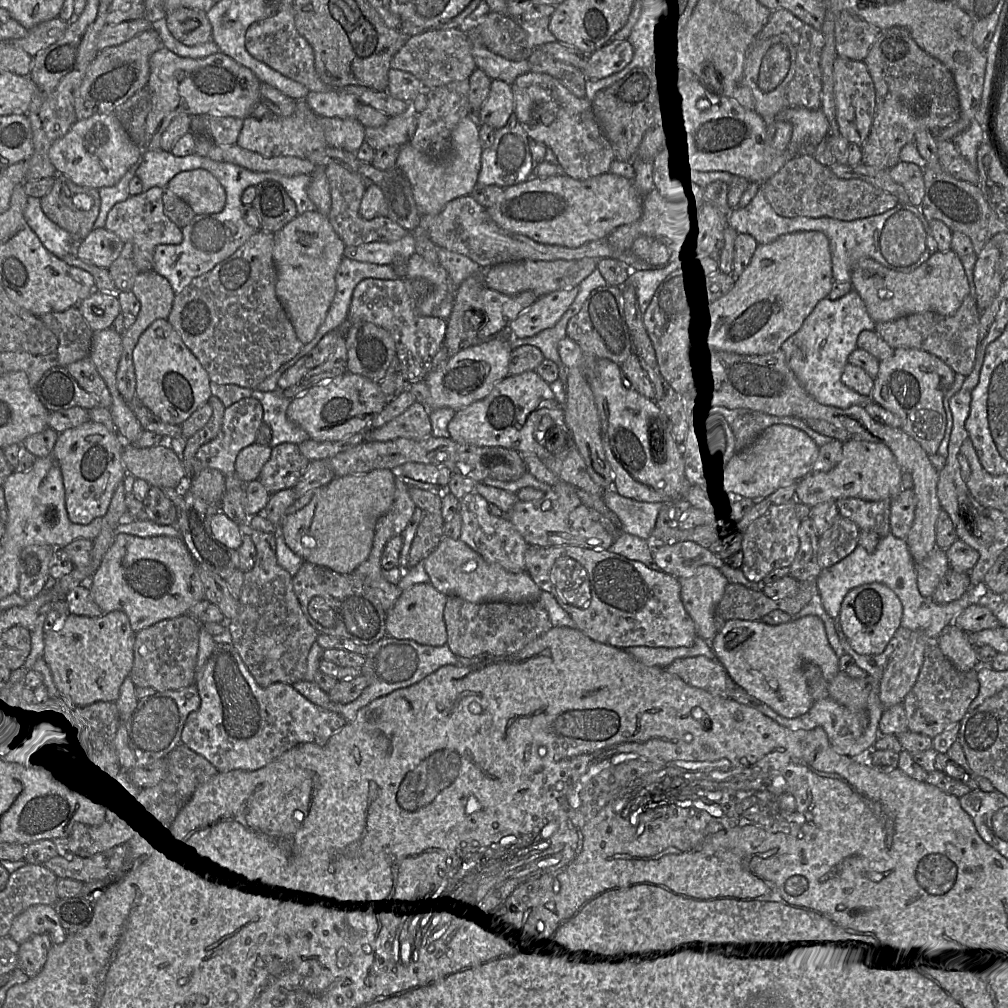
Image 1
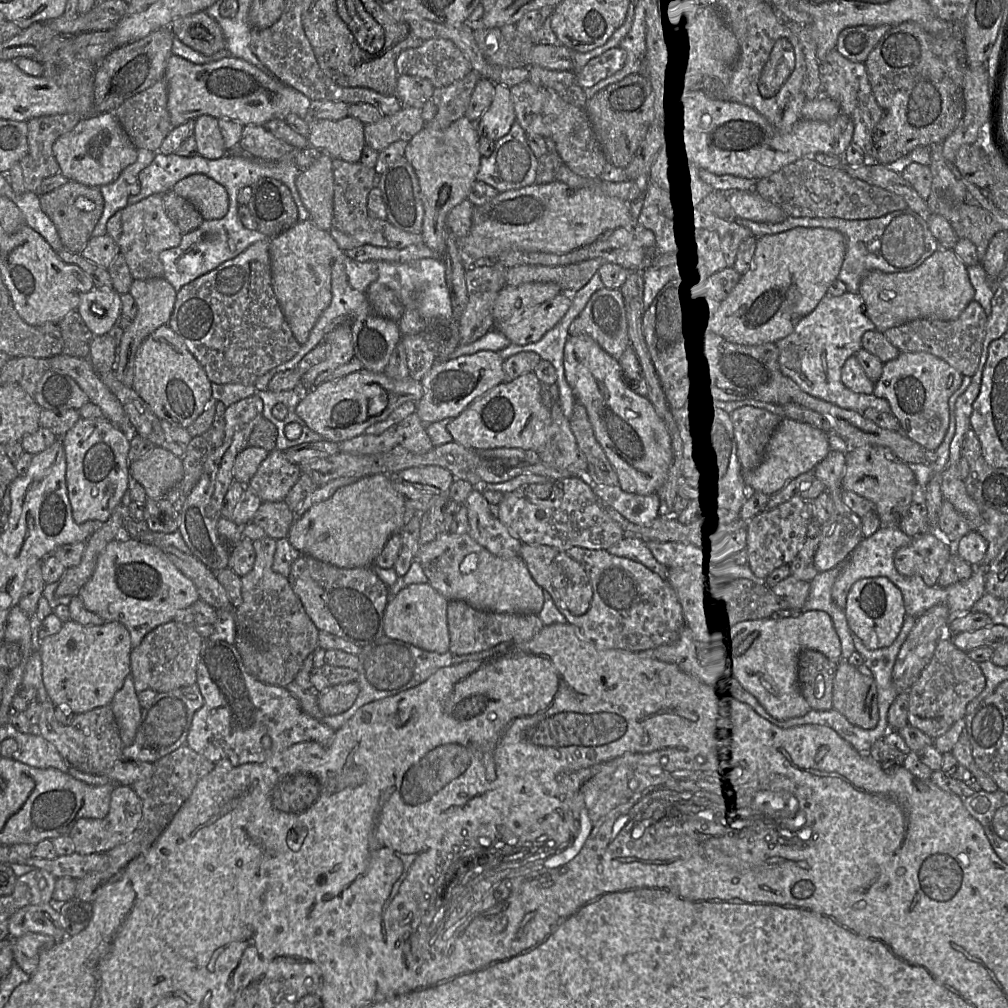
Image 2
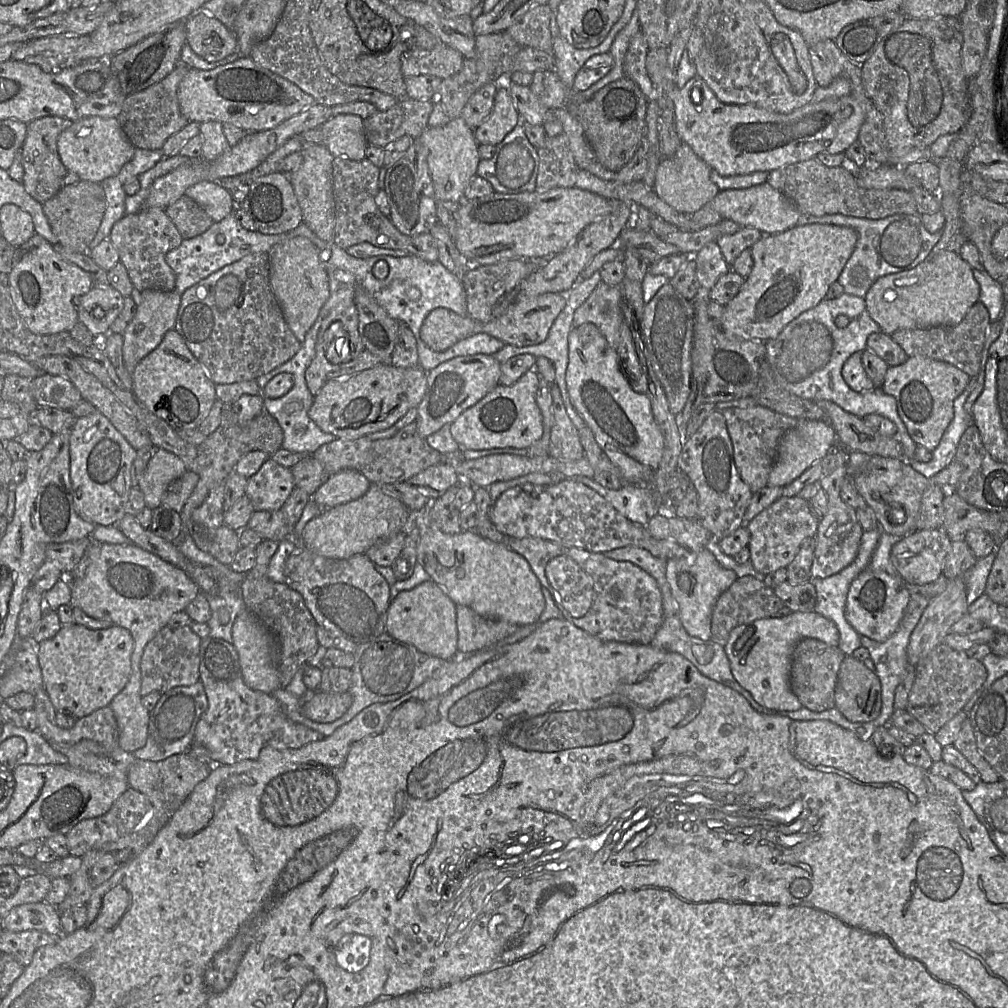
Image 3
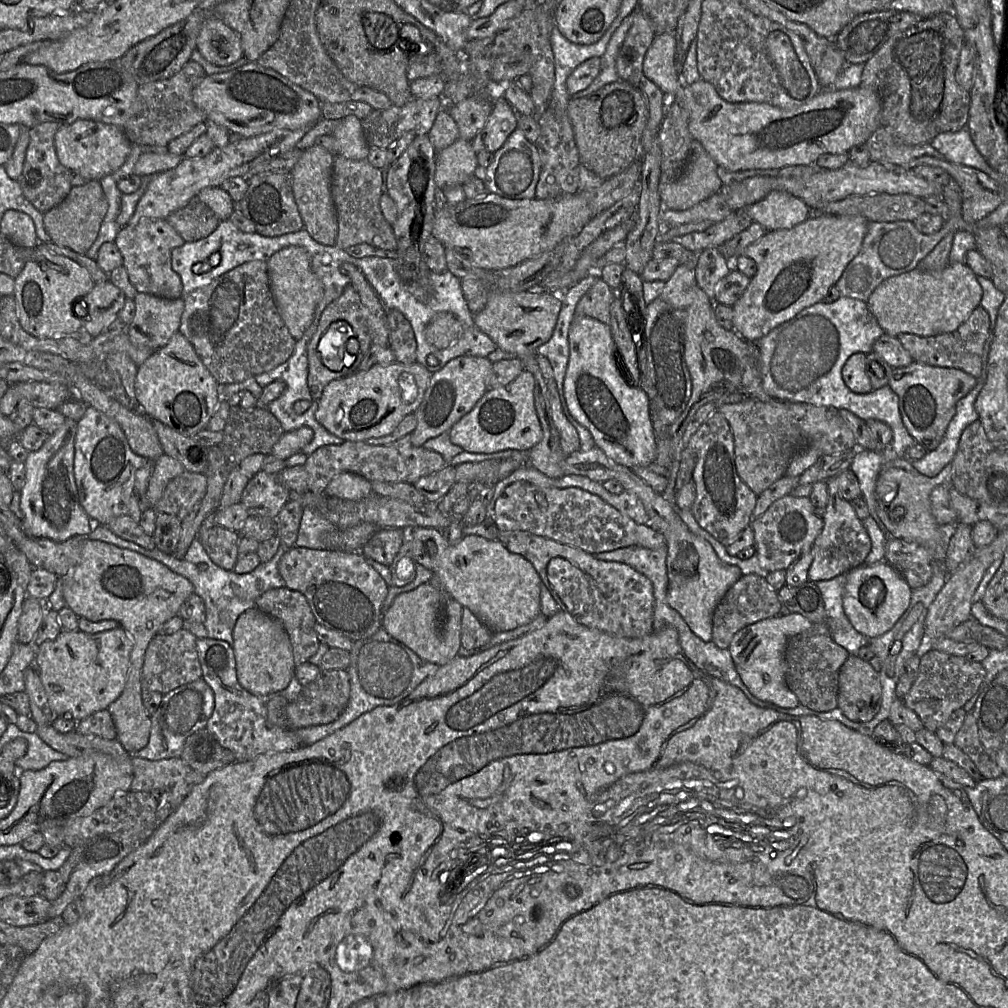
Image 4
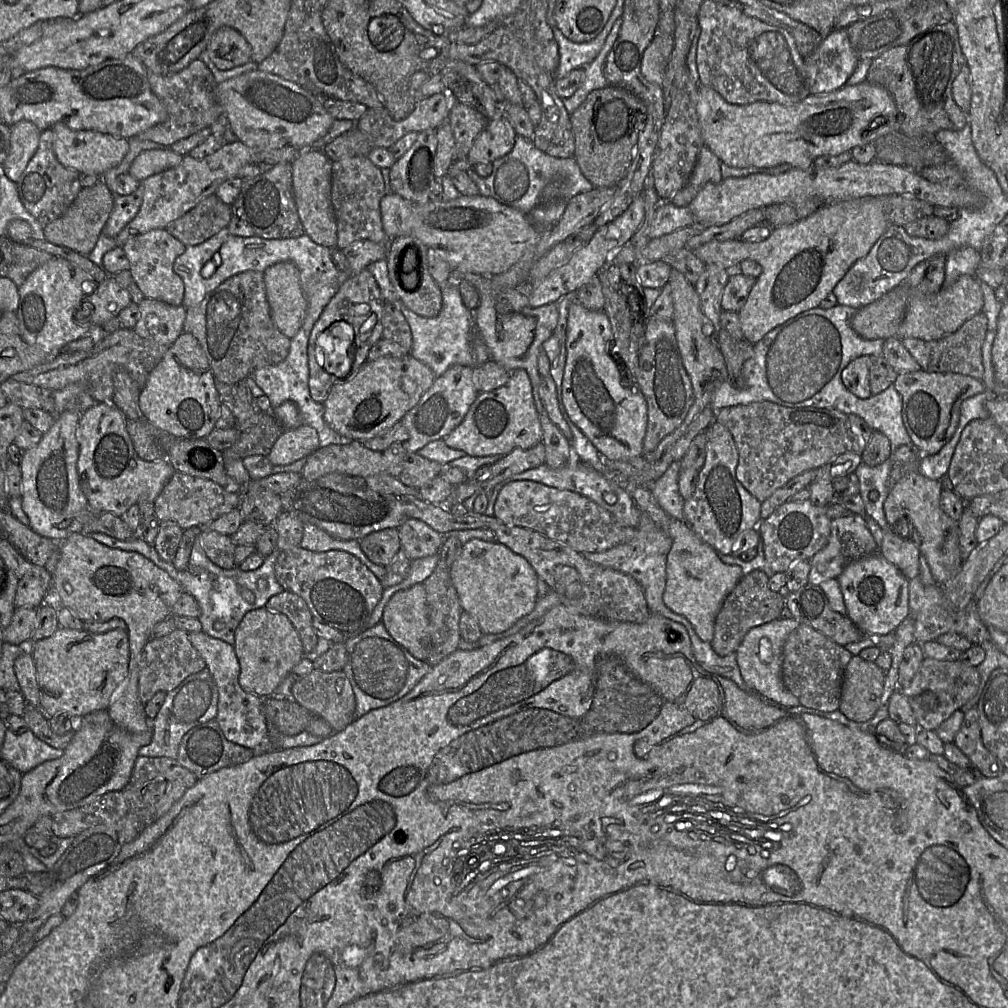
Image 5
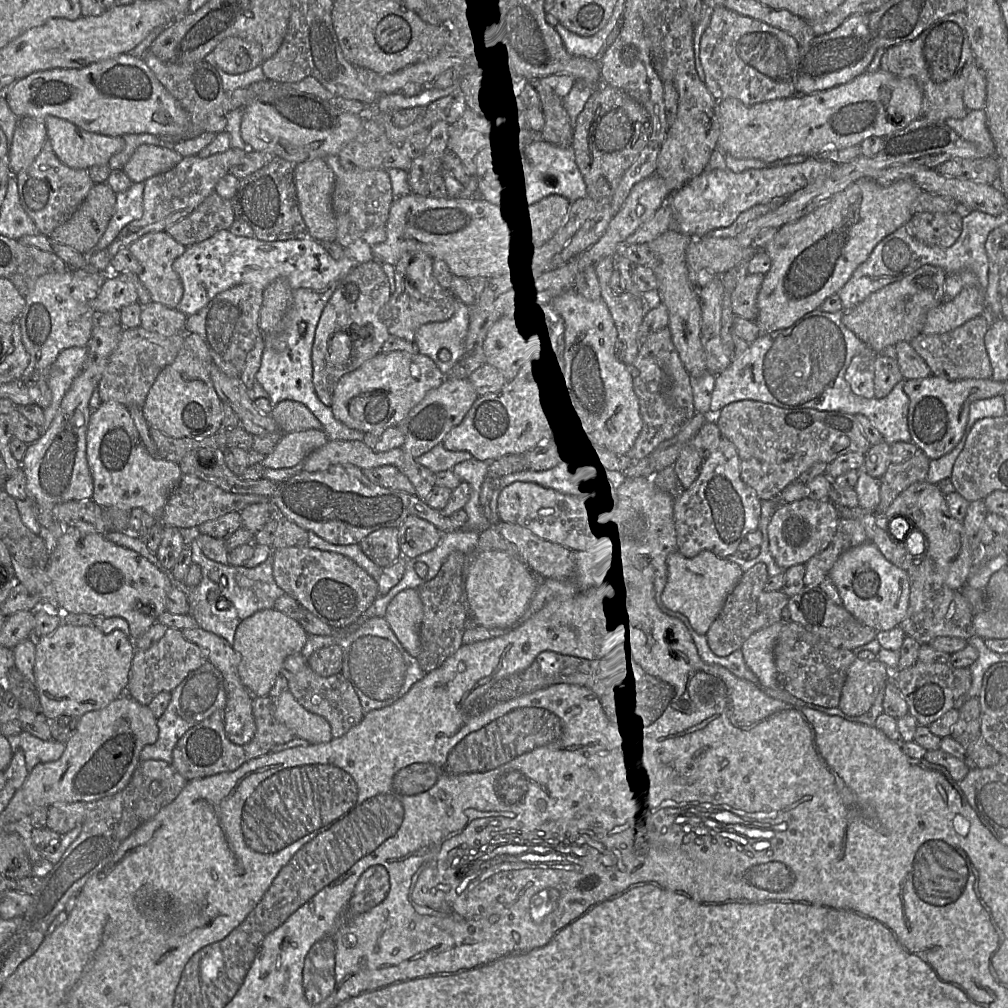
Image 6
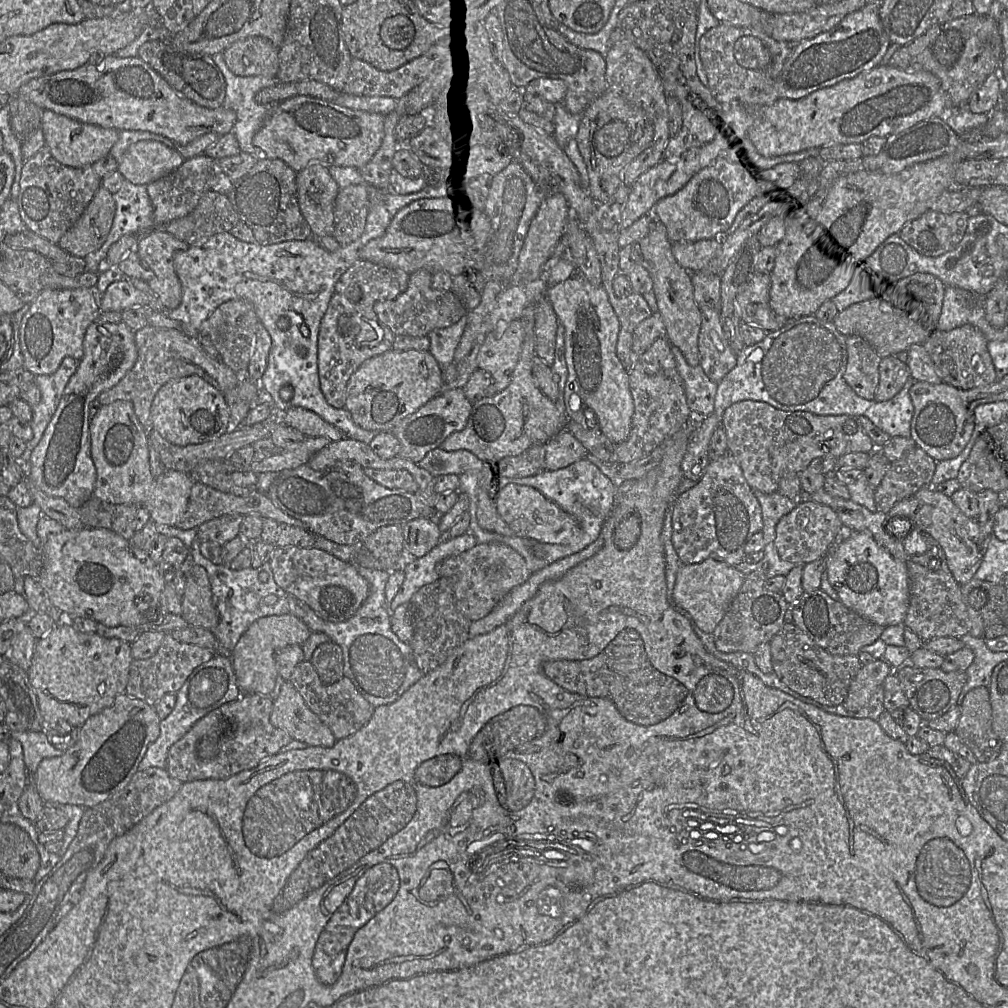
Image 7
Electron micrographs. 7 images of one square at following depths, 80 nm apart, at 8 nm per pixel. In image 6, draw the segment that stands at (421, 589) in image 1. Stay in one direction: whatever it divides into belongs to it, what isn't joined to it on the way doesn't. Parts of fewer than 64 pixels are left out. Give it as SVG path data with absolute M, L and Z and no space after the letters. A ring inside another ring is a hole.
M405 589L395 595L384 618L403 648L416 658L420 653L419 630L423 619L423 604L417 589Z

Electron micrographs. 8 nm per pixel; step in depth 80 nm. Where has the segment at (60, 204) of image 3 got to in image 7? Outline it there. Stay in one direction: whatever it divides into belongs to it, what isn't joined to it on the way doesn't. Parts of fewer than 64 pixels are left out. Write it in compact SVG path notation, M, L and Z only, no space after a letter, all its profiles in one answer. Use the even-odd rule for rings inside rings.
M101 185L83 214L57 245L70 255L84 258L104 244L114 215L113 196Z

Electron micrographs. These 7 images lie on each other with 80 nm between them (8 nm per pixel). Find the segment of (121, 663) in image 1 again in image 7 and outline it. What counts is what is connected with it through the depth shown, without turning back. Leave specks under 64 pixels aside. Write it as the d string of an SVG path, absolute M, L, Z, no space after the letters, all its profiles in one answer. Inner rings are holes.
M68 620L57 622L50 632L37 639L32 663L27 671L46 726L66 719L81 727L89 717L110 707L116 696L125 692L132 661L131 643L118 638L106 638L97 632L80 631Z

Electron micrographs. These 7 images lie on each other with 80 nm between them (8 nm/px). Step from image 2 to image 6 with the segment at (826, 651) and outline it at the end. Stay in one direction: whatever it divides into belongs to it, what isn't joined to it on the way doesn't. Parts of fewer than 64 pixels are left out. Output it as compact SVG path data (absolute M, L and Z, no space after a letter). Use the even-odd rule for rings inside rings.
M779 621L756 631L741 647L748 668L766 688L775 688L779 685L774 648L784 624L785 622Z

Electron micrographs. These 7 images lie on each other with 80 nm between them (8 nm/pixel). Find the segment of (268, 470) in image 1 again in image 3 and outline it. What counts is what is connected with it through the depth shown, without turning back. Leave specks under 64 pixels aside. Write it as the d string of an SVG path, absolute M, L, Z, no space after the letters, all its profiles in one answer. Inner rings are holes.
M268 458L253 476L248 478L245 495L254 511L280 510L294 489L290 468Z

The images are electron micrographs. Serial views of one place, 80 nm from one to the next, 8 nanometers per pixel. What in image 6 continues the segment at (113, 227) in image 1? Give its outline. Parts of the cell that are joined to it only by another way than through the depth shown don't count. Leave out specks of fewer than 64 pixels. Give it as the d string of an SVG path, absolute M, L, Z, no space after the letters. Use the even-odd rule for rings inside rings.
M160 231L143 235L130 244L128 249L142 266L142 272L138 277L149 291L152 301L177 309L183 296L183 285L173 270L173 263L185 252L186 247L173 239L166 231Z

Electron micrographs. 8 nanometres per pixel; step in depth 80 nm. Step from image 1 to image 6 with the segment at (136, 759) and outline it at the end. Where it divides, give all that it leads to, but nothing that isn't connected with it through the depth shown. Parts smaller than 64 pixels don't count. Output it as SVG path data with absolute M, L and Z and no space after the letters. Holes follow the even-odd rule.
M209 661L194 670L173 690L171 699L165 712L157 719L158 738L154 744L146 745L140 753L140 762L145 760L162 760L169 764L172 763L173 749L179 739L192 727L202 722L218 709L224 709L227 696L224 678L221 672Z

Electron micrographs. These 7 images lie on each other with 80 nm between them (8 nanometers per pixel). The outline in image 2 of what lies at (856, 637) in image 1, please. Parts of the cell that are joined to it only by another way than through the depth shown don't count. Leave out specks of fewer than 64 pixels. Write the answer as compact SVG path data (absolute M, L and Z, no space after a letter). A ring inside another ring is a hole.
M887 577L860 579L848 593L845 615L851 631L868 649L888 647L898 636L906 617L903 595Z

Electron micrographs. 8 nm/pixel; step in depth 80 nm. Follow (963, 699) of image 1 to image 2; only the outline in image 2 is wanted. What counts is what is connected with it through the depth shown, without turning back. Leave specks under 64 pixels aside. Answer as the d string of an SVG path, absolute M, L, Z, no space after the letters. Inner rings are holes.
M950 636L940 638L930 662L908 691L908 724L934 740L957 720L965 718L966 706L983 691L985 684L979 664L967 652L956 648Z

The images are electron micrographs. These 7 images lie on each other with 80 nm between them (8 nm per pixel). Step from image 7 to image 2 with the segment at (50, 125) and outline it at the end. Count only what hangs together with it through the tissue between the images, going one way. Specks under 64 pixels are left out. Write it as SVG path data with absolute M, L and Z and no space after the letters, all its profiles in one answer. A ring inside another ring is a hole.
M113 112L83 117L70 132L58 137L52 150L59 164L60 174L71 181L96 187L114 182L138 156L138 148L132 143Z

